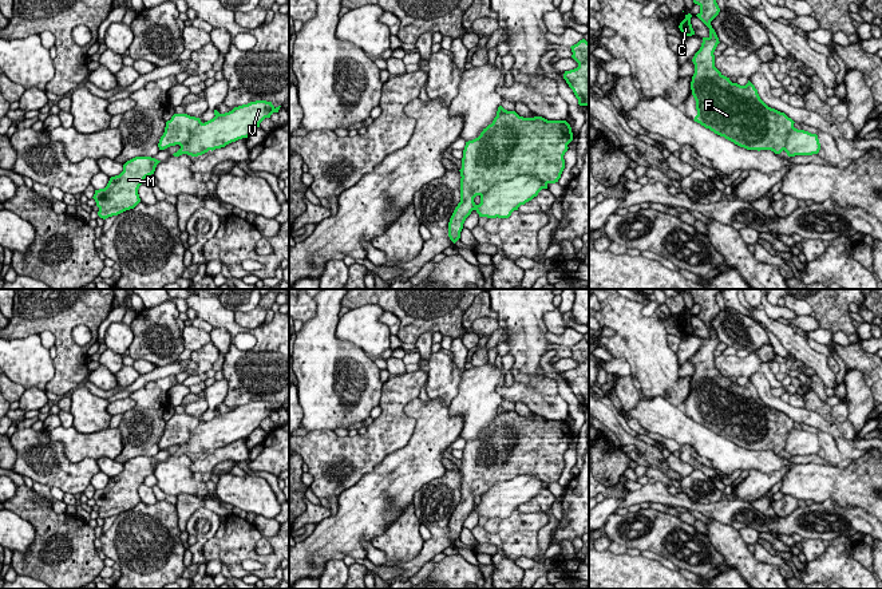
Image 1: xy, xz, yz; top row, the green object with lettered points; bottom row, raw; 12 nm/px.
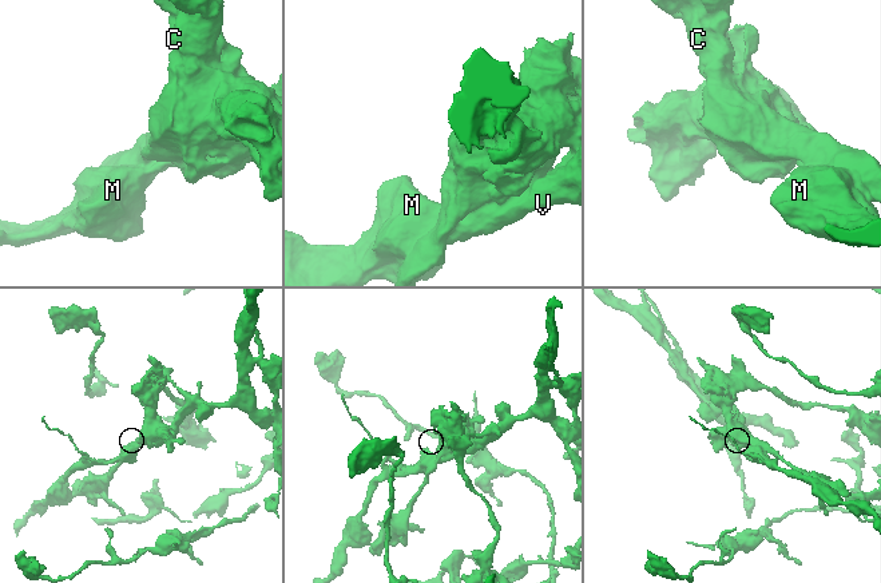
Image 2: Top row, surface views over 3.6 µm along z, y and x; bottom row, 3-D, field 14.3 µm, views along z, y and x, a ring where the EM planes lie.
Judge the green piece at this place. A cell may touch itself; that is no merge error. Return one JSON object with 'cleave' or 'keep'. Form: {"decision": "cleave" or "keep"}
{"decision": "cleave"}

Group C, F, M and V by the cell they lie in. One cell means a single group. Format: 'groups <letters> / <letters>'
groups C F / M V

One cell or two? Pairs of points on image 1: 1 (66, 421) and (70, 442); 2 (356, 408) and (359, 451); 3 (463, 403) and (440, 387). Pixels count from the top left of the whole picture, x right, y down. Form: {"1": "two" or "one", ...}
{"1": "two", "2": "two", "3": "two"}

